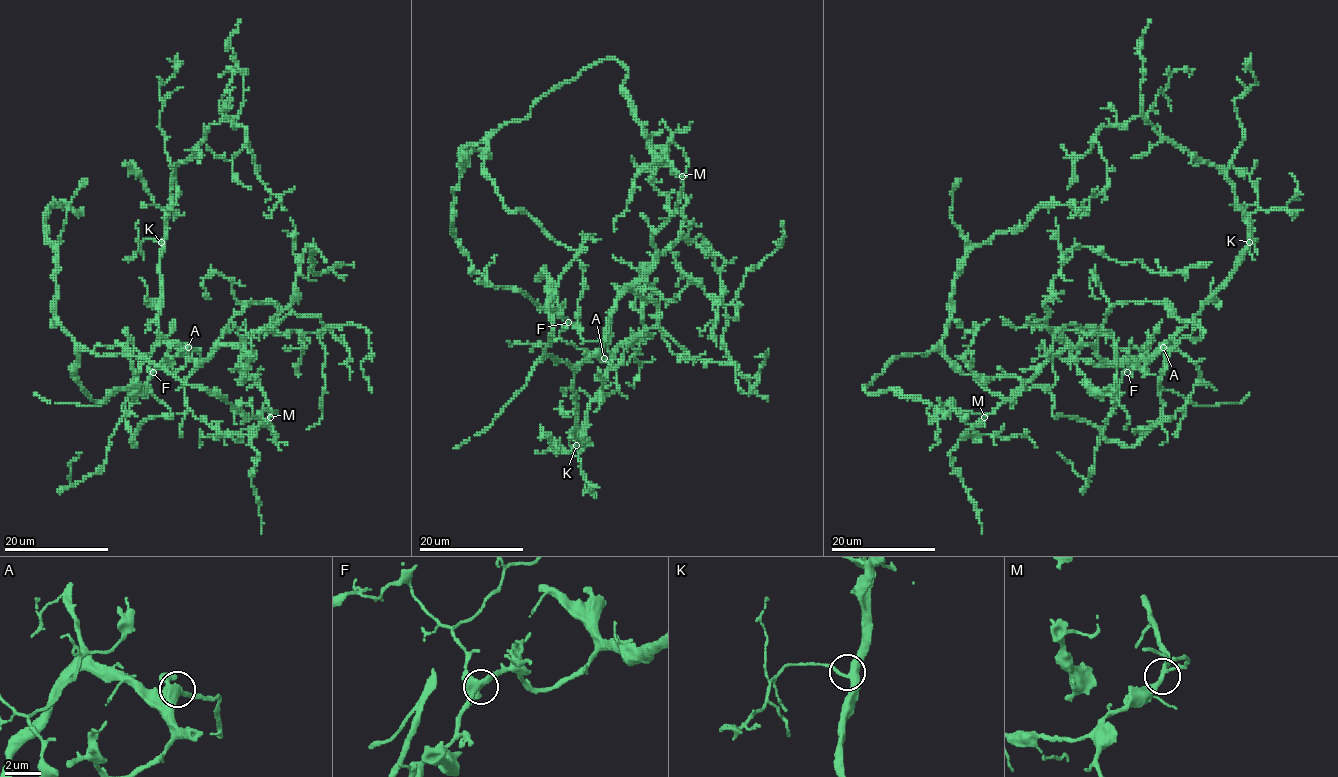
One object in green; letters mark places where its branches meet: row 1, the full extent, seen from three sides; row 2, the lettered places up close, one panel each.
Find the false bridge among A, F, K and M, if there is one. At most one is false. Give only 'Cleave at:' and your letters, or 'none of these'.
Cleave at: none of these

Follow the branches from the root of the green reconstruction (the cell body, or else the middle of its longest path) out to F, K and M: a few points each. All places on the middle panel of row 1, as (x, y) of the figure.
F: (548, 342), (543, 359), (550, 355), (570, 364), (587, 361), (602, 347), (600, 342), (584, 340), (568, 322)
K: (548, 342), (543, 359), (550, 355), (575, 370), (572, 402), (576, 408), (576, 445)
M: (548, 342), (543, 359), (570, 364), (600, 347), (615, 301), (655, 263), (654, 233), (676, 211), (682, 176)

